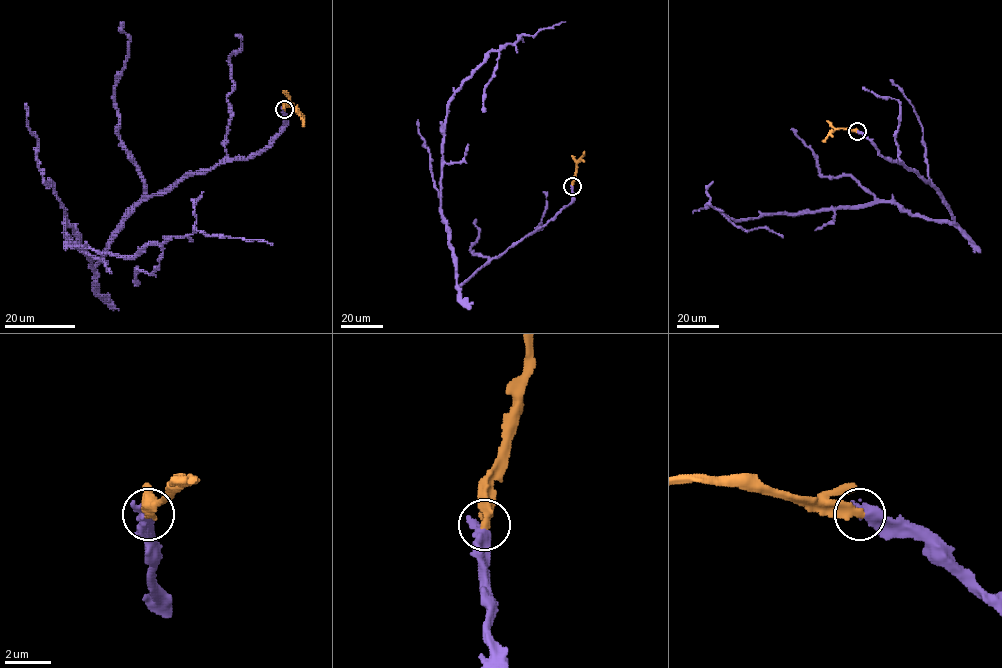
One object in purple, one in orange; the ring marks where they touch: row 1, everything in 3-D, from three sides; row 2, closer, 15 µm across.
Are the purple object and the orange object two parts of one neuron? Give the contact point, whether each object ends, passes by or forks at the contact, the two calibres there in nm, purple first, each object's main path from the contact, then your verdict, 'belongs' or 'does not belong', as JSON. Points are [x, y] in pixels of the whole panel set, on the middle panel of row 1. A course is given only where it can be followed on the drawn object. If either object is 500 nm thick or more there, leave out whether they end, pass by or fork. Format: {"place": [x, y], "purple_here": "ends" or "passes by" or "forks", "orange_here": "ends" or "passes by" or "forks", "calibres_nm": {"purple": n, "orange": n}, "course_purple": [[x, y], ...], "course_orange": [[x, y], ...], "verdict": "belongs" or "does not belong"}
{"place": [572, 186], "calibres_nm": {"purple": 500, "orange": 440}, "course_purple": [[572, 186], [567, 205], [456, 284], [441, 209], [447, 103], [488, 53], [565, 22]], "course_orange": [[572, 186], [576, 164], [584, 152]], "verdict": "belongs"}

